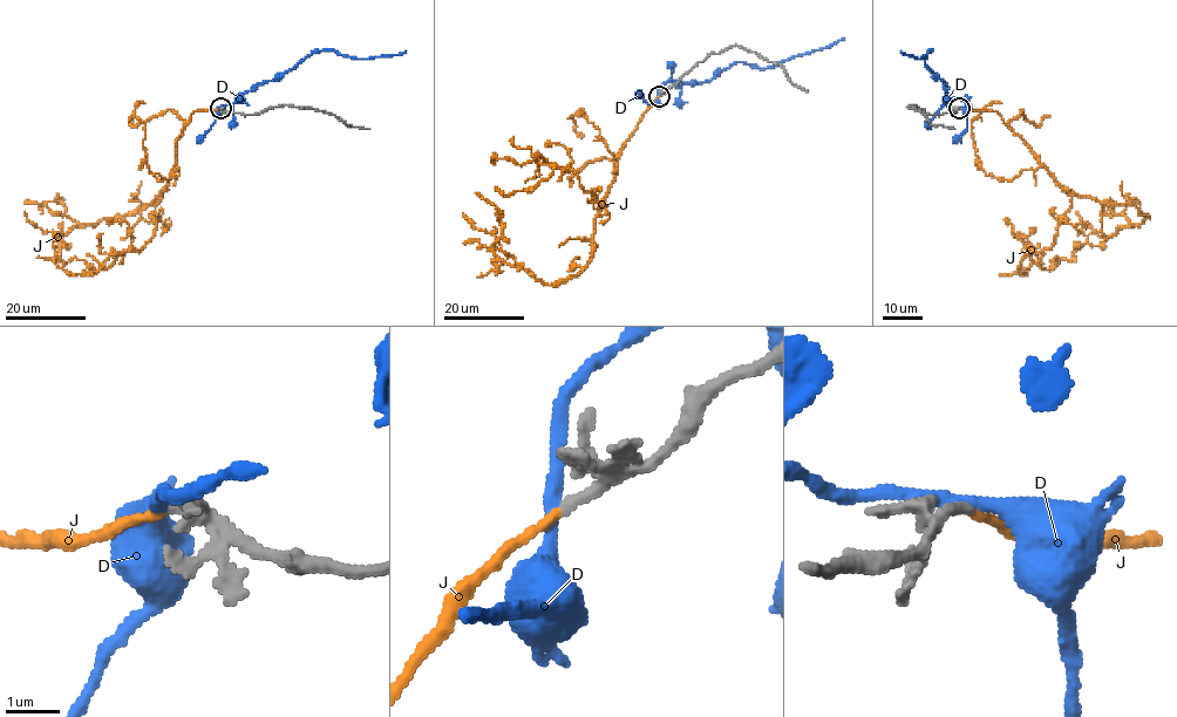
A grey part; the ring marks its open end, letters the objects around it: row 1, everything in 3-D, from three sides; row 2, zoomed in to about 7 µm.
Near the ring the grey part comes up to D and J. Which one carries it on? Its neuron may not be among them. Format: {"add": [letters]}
{"add": ["J"]}

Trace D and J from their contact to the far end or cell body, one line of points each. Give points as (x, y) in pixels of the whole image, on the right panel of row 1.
D: (959, 107), (944, 104), (946, 84), (925, 63), (931, 50), (922, 57), (902, 50)
J: (959, 108), (994, 110), (1062, 186), (1131, 204), (1147, 217), (1097, 245), (1083, 243), (1069, 260), (1055, 257)

